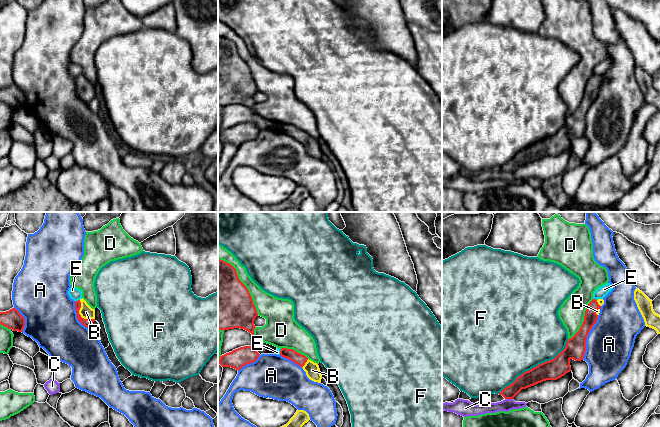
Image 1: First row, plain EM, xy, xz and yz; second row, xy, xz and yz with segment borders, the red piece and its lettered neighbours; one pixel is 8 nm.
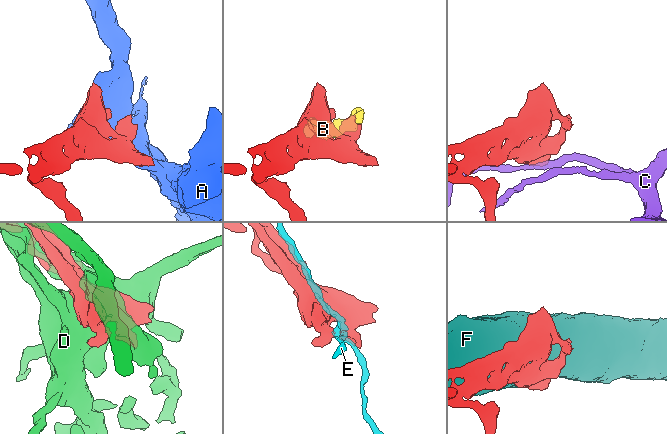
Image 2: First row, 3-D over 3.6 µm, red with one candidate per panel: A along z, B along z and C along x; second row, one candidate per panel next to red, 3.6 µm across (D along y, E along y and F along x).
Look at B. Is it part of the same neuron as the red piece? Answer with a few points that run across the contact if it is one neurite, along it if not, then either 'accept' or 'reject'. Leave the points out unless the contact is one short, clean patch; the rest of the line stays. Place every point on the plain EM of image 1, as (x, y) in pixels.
line xy (87, 99), (80, 91), (86, 88); accept

